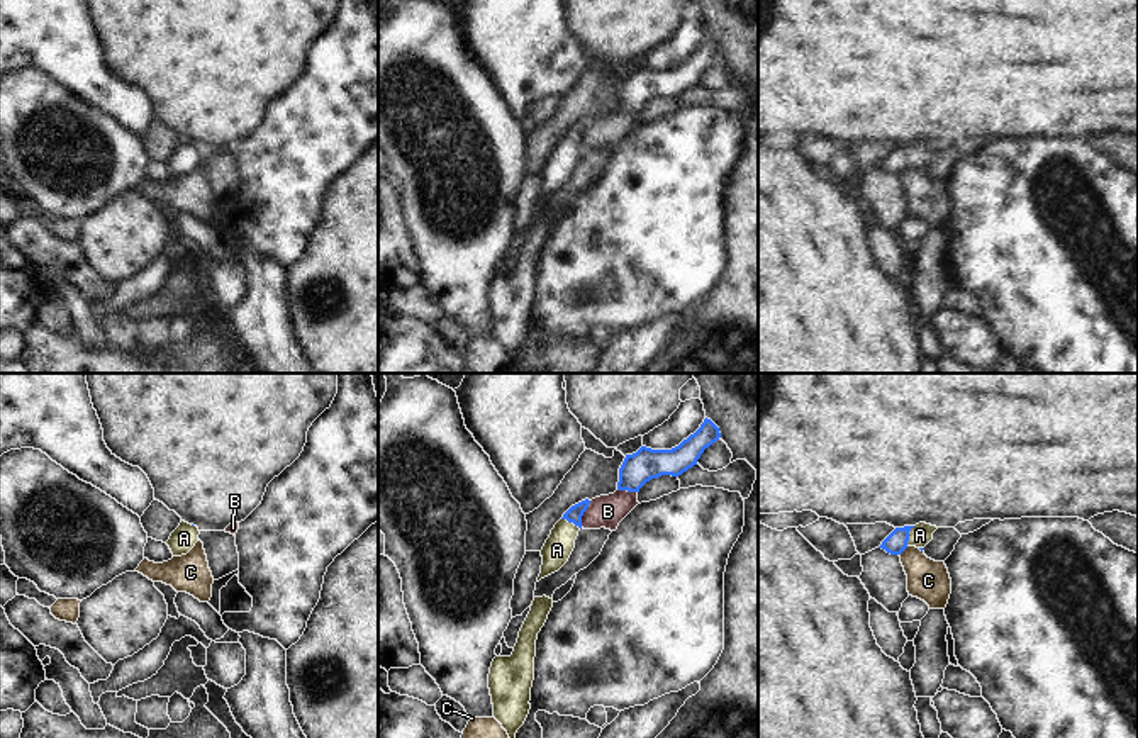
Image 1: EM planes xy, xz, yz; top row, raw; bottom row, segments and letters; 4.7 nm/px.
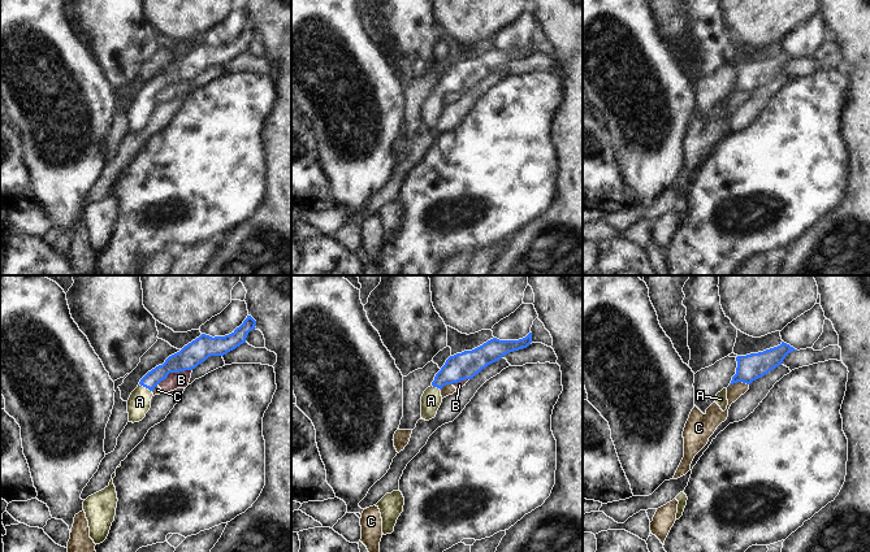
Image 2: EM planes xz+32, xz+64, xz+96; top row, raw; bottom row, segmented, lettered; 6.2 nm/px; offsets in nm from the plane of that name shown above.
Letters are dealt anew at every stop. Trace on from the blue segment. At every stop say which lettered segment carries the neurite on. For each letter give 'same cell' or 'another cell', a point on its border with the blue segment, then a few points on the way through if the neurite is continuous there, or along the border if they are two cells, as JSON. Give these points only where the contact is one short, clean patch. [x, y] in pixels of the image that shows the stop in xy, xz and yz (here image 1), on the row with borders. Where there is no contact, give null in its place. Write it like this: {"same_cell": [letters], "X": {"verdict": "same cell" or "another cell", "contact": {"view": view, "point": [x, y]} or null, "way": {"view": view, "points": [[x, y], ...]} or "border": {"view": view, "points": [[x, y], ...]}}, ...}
{"same_cell": ["A"], "A": {"verdict": "same cell", "contact": {"view": "yz", "point": [908, 536]}, "way": {"view": "yz", "points": [[896, 542], [908, 536], [920, 535]]}}, "B": {"verdict": "another cell", "contact": {"view": "xz", "point": [582, 514]}}, "C": {"verdict": "another cell", "contact": {"view": "yz", "point": [903, 550]}, "border": {"view": "yz", "points": [[908, 547], [899, 555]]}}}

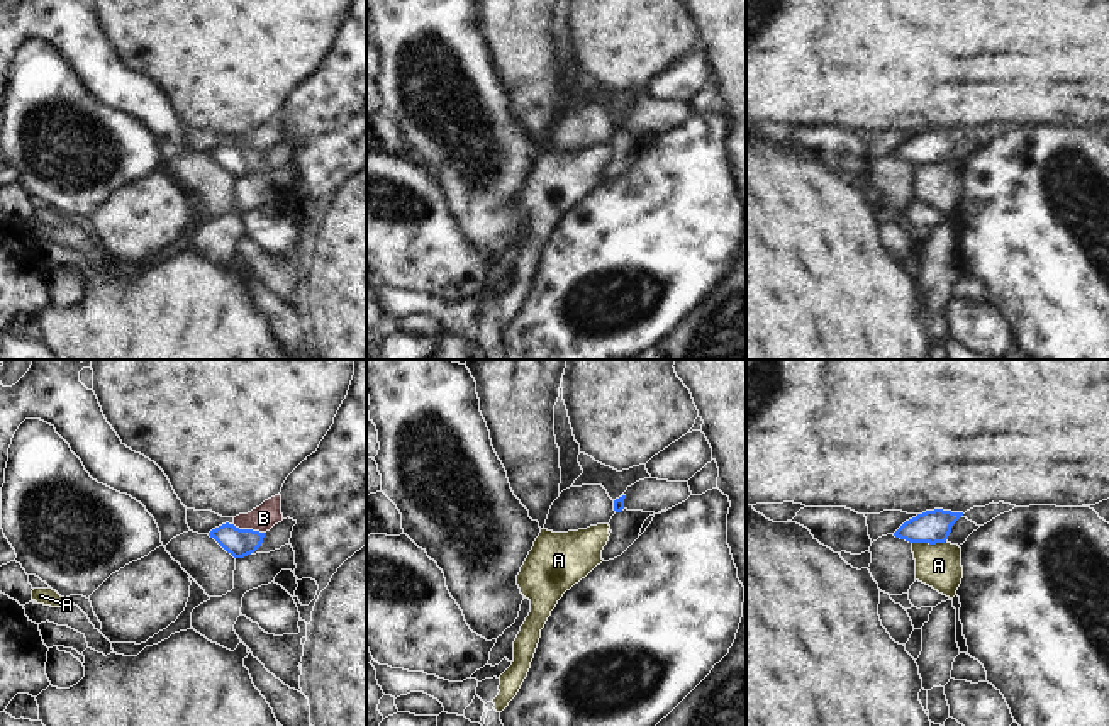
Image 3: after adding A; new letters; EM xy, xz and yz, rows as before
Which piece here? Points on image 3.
{"same_cell": [], "A": {"verdict": "another cell", "contact": {"view": "yz", "point": [928, 541]}}, "B": {"verdict": "another cell", "contact": {"view": "xy", "point": [248, 530]}}}

